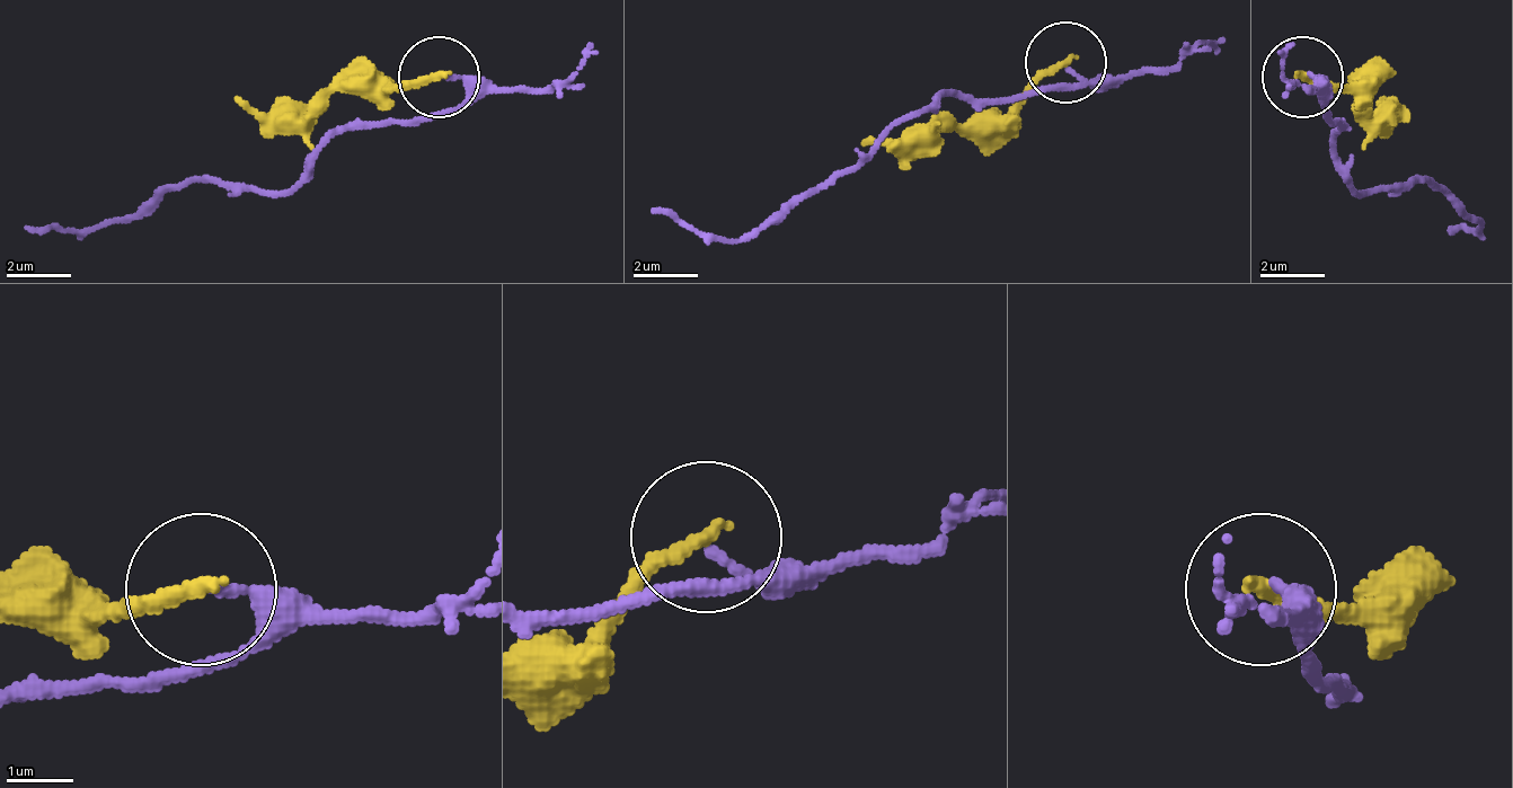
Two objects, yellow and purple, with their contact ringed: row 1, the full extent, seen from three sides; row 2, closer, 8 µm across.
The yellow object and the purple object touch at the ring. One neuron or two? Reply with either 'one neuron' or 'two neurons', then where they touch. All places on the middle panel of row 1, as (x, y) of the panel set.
two neurons | (1065, 62)

